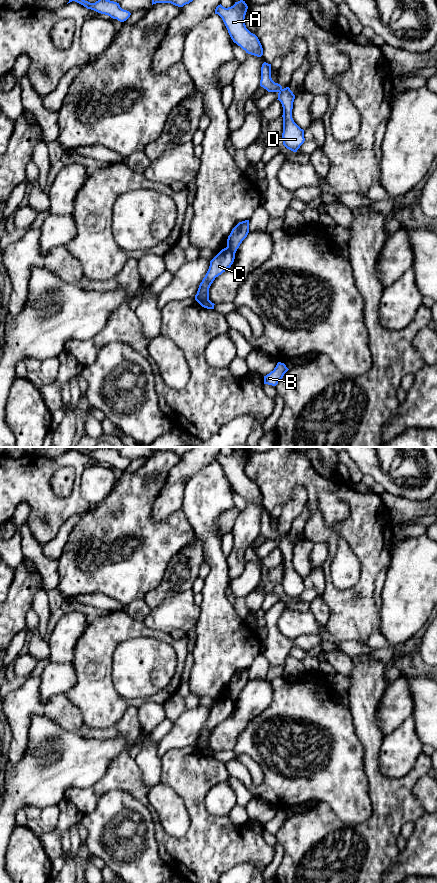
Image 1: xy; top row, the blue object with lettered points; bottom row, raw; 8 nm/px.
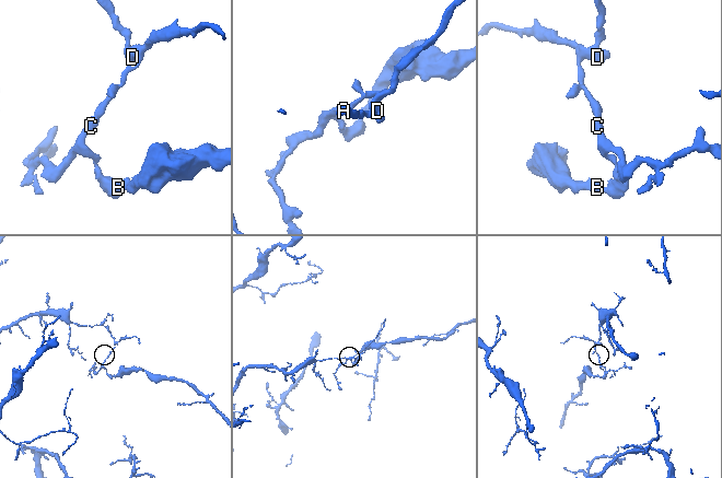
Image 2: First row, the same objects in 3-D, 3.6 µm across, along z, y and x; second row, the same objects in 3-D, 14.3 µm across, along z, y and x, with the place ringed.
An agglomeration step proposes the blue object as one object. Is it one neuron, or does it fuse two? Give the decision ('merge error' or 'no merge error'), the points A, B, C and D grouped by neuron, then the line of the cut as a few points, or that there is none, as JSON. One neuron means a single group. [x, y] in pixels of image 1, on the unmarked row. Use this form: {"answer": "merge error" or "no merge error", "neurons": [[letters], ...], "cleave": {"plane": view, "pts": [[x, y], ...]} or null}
{"answer": "merge error", "neurons": [["A", "D"], ["B", "C"]], "cleave": {"plane": "xy", "pts": [[226, 695], [234, 701]]}}

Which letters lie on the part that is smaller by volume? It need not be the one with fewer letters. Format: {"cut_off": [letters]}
{"cut_off": ["B", "C"]}

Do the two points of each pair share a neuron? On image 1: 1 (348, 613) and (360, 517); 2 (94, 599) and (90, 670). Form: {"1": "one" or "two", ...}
{"1": "one", "2": "two"}

